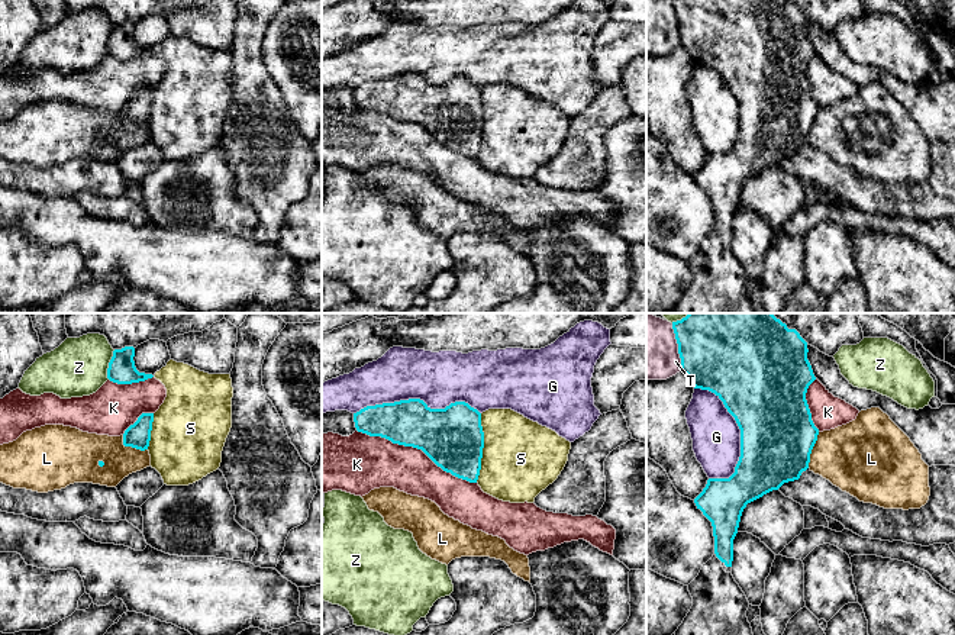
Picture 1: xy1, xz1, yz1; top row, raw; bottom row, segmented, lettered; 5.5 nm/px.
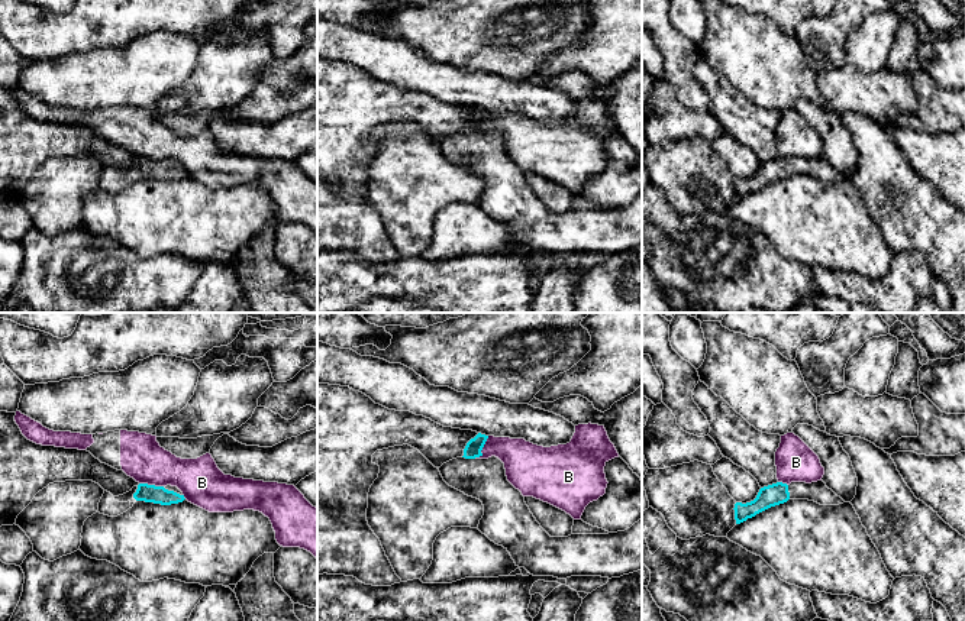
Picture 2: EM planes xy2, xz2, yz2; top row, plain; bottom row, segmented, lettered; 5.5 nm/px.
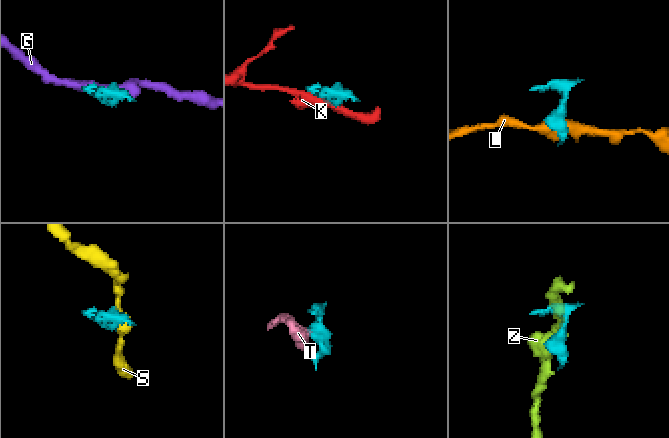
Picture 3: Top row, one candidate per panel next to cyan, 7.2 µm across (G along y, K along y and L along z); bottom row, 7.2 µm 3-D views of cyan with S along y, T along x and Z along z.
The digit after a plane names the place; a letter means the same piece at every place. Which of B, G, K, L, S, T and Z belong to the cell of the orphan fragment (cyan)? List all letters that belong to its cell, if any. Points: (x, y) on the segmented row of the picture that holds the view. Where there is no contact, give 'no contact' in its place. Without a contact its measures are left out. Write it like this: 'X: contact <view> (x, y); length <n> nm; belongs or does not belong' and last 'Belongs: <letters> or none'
B: contact xz2 (481, 449); length 150 nm; does not belong
G: contact xz1 (416, 399); length 700 nm; does not belong
K: contact xz1 (416, 447); length 750 nm; does not belong
L: contact yz1 (812, 448); length 220 nm; does not belong
S: contact xz1 (483, 447); length 380 nm; does not belong
T: contact yz1 (678, 347); length 280 nm; does not belong
Z: contact xy1 (109, 364); length 170 nm; does not belong
Belongs: none

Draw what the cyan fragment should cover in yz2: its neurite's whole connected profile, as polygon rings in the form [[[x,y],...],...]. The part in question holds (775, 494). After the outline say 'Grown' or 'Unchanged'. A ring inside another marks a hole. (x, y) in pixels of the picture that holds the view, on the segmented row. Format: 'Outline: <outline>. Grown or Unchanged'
Outline: [[[823,481],[811,483],[791,482],[790,485],[777,482],[761,488],[753,501],[735,504],[733,510],[736,524],[740,524],[771,507],[784,504],[788,499],[809,499],[820,505],[839,505],[845,502],[832,489],[829,489]]]. Grown

